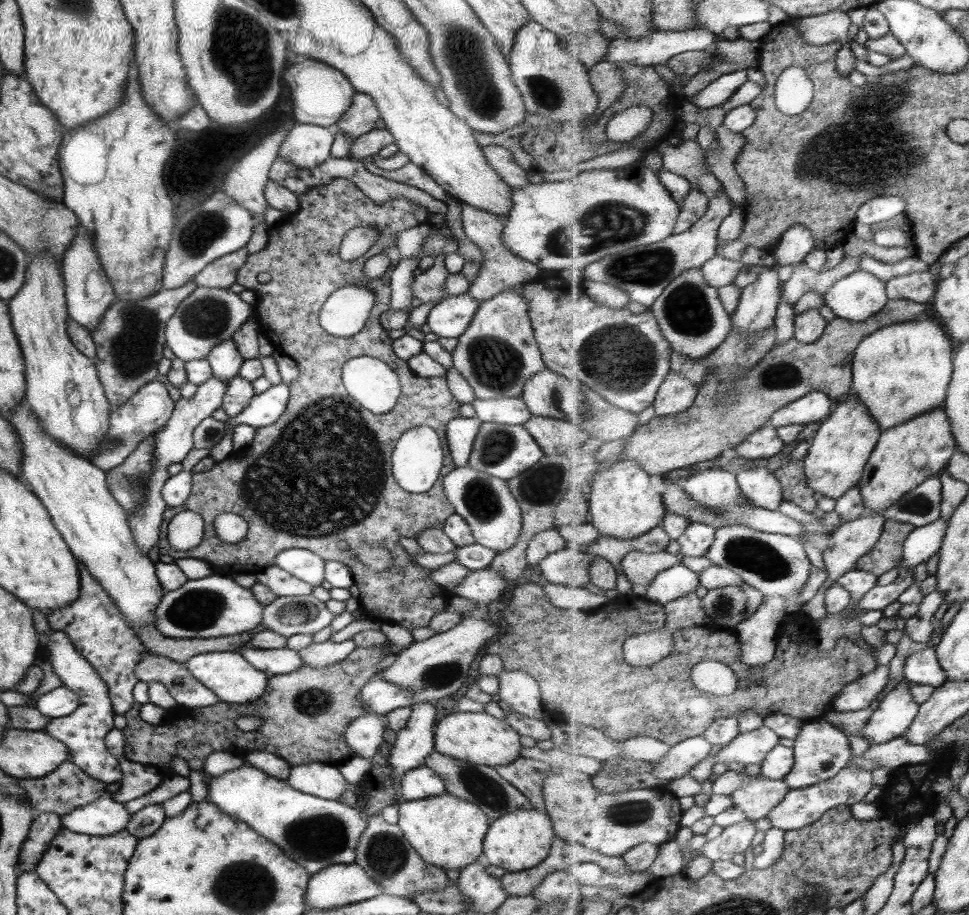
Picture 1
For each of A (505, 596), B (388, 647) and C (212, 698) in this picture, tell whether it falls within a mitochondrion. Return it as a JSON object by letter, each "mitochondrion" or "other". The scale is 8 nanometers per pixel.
{"A":"other","B":"other","C":"other"}

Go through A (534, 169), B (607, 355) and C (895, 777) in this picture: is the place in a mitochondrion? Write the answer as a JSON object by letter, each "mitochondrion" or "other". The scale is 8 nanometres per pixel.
{"A":"other","B":"mitochondrion","C":"other"}

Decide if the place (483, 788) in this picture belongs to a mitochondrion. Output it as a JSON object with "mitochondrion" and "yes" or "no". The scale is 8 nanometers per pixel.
{"mitochondrion":"yes"}

